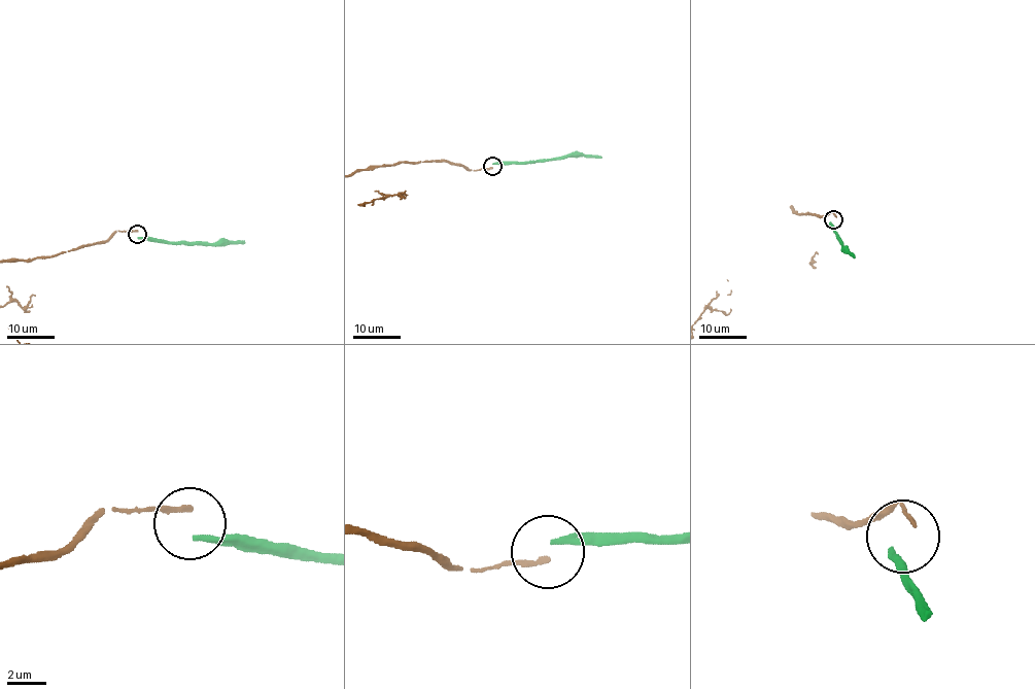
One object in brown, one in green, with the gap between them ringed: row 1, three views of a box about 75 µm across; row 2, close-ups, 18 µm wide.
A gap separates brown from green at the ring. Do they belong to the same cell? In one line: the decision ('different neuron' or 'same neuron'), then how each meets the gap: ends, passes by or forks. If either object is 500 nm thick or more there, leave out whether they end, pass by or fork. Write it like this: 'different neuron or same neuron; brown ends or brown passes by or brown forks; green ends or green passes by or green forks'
different neuron; brown ends; green ends

